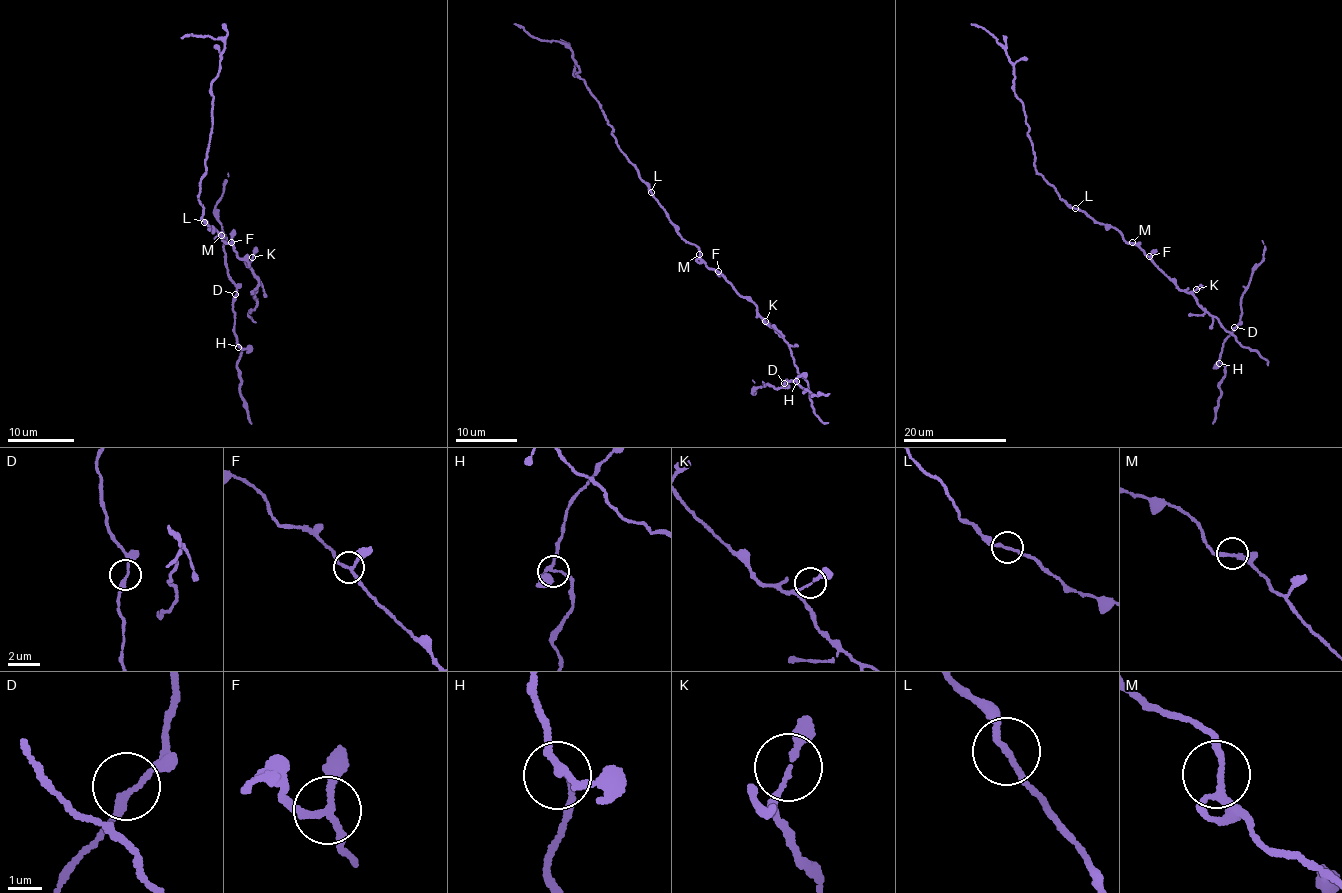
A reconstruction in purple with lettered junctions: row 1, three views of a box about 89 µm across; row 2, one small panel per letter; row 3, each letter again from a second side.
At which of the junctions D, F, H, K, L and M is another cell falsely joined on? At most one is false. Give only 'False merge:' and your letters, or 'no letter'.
False merge: no letter

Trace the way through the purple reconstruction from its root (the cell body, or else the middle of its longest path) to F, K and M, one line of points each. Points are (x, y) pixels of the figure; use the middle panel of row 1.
F: (677, 228), (677, 233), (698, 248), (699, 259), (718, 271)
K: (677, 228), (677, 233), (698, 248), (699, 259), (756, 305), (757, 313), (765, 322)
M: (677, 228), (677, 233), (698, 248), (699, 254)

